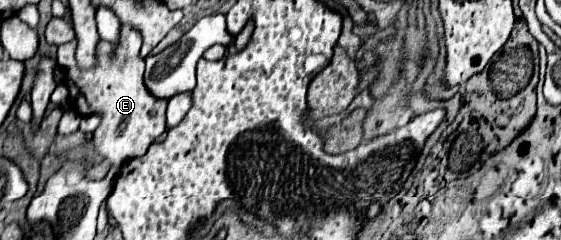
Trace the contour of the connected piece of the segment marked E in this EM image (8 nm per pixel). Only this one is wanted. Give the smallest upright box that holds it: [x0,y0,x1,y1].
[57,25,167,169]

